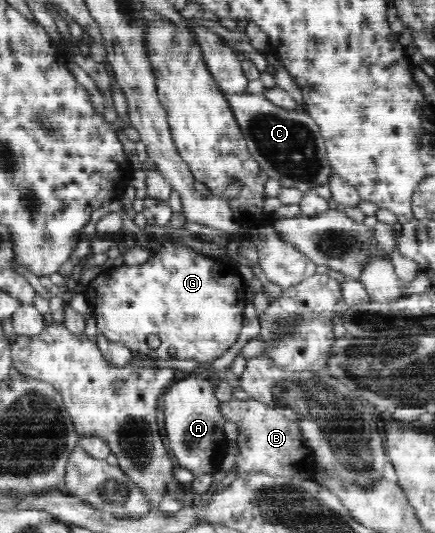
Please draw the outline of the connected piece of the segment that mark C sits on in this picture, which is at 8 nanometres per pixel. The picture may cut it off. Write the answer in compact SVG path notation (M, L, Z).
M238 93L227 98L238 127L248 141L252 157L268 178L279 181L281 187L296 188L302 193L332 180L334 172L327 159L325 139L307 113L282 109L267 100L264 93Z

